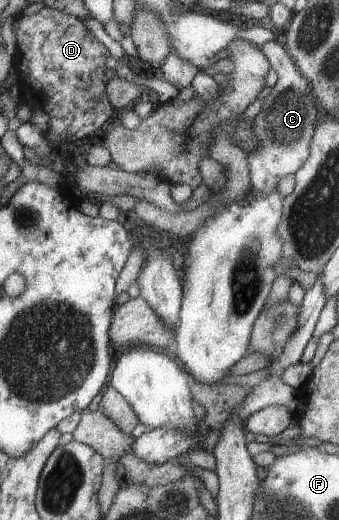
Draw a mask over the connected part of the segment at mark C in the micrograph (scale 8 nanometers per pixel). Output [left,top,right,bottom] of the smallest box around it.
[248,39,320,195]

